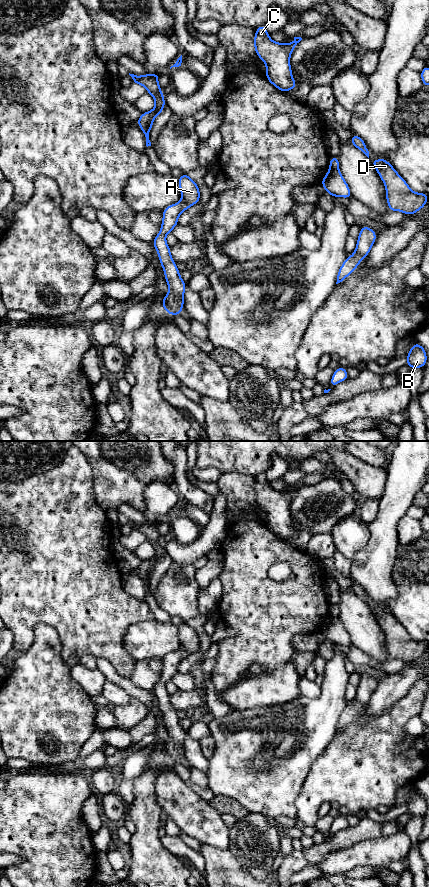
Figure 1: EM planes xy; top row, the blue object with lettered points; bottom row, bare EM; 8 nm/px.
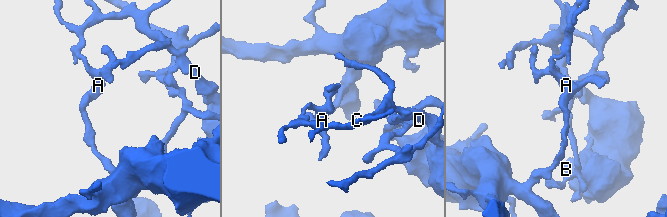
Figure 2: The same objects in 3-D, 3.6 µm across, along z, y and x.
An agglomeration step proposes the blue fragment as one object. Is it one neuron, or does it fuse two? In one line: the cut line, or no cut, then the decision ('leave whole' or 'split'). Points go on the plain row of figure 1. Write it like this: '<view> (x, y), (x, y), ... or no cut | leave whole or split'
xy (154, 556), (155, 563), (147, 573), (148, 579) | split

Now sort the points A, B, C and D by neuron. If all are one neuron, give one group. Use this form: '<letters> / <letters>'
A / B C D

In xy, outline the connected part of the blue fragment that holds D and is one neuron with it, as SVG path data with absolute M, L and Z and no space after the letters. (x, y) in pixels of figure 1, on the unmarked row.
M383 606L371 608L386 636L386 648L390 659L413 663L422 657L429 642L415 641L393 614Z

